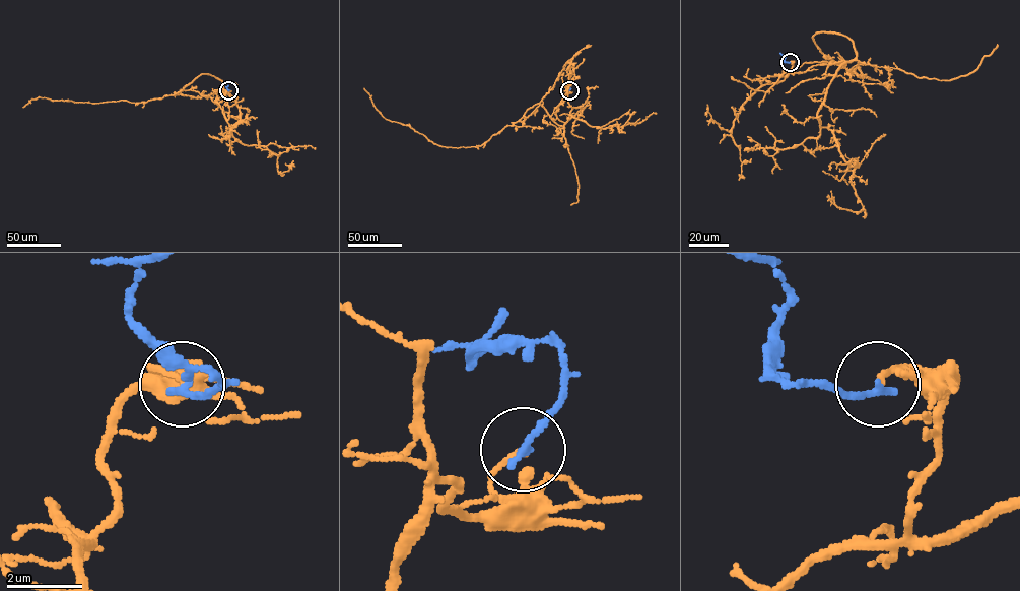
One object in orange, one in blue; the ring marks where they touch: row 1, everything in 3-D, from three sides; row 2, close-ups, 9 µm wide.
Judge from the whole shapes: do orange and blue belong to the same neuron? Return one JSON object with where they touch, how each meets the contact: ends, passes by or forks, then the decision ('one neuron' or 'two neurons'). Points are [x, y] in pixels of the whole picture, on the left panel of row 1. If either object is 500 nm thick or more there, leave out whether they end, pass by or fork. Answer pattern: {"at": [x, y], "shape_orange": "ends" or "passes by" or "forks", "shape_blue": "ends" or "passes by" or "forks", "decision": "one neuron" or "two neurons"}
{"at": [228, 90], "shape_orange": "ends", "shape_blue": "ends", "decision": "two neurons"}

